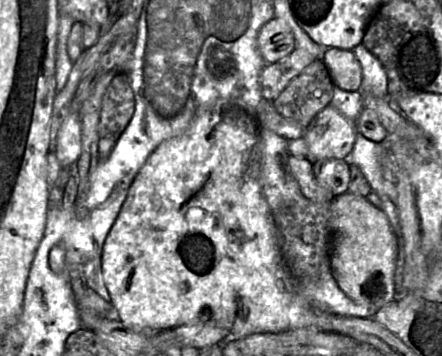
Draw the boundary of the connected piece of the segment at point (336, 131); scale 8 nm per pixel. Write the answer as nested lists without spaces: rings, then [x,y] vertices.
[[[331,105],[323,108],[305,128],[307,159],[313,164],[322,159],[348,160],[357,137],[355,122]]]

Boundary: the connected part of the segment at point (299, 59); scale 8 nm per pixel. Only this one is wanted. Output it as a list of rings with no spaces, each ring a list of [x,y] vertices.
[[[297,48],[282,60],[266,64],[260,75],[262,95],[274,100],[285,87],[298,76],[315,58],[306,50]]]

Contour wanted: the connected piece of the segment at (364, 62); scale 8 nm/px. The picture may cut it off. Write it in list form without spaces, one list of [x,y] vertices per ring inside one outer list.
[[[363,42],[352,50],[362,67],[362,83],[359,88],[361,95],[387,96],[387,73],[380,60],[365,47]]]

